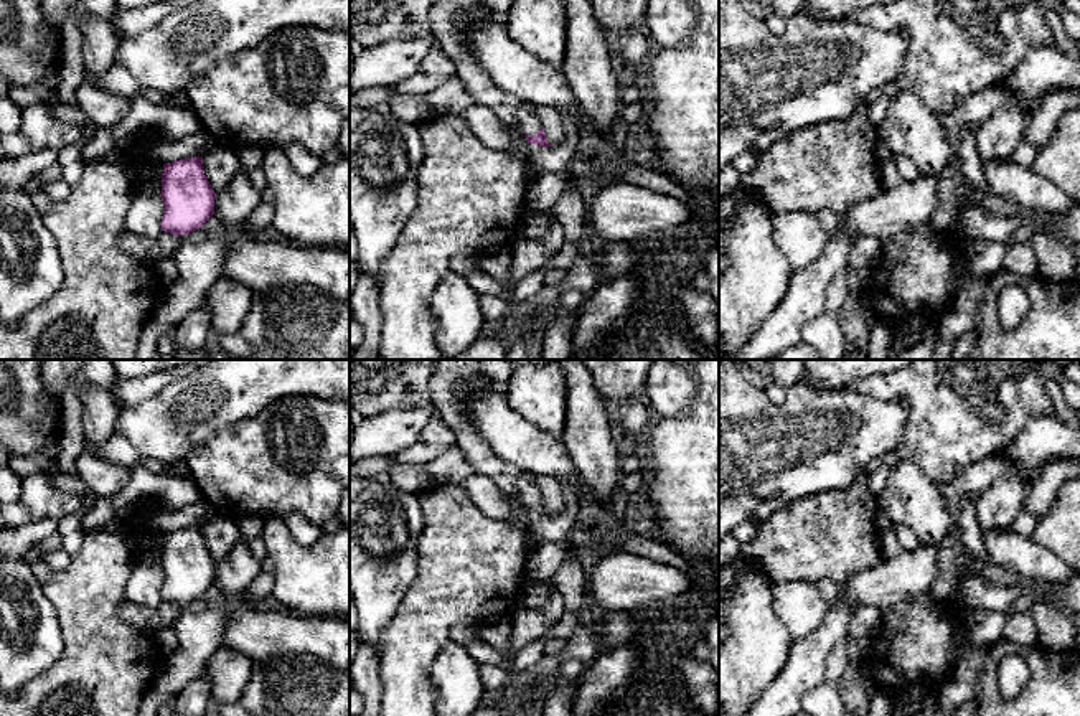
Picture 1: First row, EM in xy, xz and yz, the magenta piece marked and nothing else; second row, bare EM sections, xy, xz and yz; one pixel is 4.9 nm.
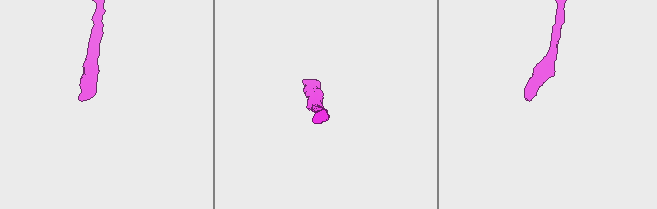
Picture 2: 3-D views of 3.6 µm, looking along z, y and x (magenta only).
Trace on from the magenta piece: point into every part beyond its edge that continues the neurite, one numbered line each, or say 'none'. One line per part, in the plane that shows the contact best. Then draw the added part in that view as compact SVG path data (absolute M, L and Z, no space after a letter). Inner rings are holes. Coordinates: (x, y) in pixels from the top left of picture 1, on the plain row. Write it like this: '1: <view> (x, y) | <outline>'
1: xz (530, 494) | M526 472L519 475L519 500L524 505L534 505L541 500L541 492L534 480L531 480Z

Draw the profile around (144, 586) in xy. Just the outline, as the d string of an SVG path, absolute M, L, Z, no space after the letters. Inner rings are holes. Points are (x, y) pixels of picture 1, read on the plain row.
M135 563L125 586L125 599L143 607L158 609L163 581L162 566Z

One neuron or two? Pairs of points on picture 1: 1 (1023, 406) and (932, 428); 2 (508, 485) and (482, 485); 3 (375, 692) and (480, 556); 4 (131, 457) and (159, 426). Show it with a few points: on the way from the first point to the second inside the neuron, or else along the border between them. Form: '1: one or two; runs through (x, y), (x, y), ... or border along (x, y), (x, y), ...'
1: one; runs through (1000, 411), (962, 411), (955, 418)
2: two; border along (477, 472), (485, 475), (505, 495), (518, 499)
3: two; border along (378, 657), (378, 678), (383, 698)
4: two; border along (116, 431), (144, 459)

